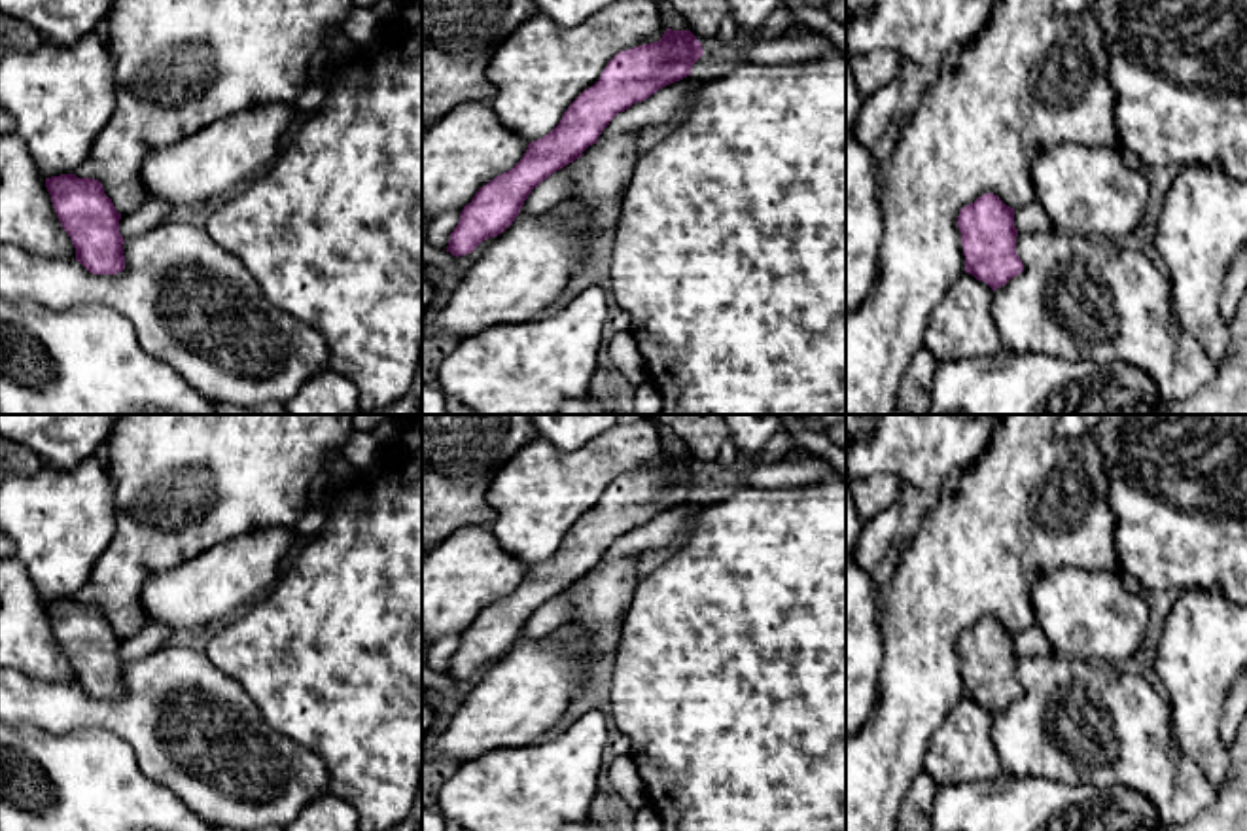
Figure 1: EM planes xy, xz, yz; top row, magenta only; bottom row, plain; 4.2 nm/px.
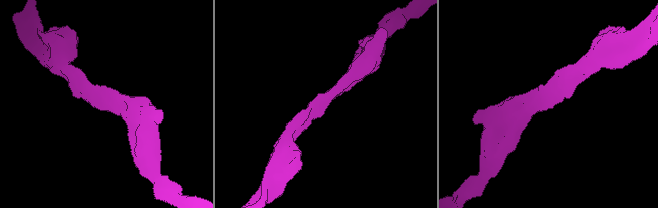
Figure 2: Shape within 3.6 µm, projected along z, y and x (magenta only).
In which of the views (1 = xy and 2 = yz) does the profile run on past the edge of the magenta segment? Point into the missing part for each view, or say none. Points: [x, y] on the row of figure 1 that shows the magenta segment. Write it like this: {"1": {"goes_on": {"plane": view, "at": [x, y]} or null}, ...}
{"1": {"goes_on": null}, "2": {"goes_on": null}}

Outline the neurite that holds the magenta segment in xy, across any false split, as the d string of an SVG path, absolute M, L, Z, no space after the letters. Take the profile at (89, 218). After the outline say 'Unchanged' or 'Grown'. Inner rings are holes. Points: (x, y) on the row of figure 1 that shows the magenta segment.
M61 174L45 178L53 208L72 239L76 261L93 274L117 274L125 269L121 214L98 180Z. Unchanged

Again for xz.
M666 28L659 42L617 53L600 80L570 104L549 134L530 142L511 170L475 193L460 212L447 252L460 257L503 233L520 214L534 187L579 159L619 112L691 76L693 64L702 55L702 44L691 30L672 28Z. Unchanged

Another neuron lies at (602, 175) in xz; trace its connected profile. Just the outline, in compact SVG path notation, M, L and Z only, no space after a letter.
M624 134L588 146L571 163L573 187L568 201L587 214L592 246L602 231L619 227L640 157L640 134Z

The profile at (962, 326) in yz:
M963 273L929 316L925 348L935 360L997 356L1001 337L992 318L993 290Z

